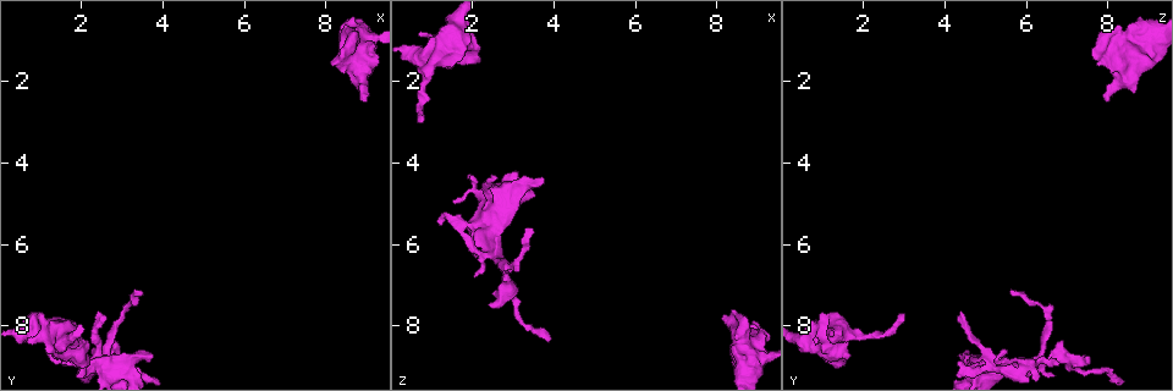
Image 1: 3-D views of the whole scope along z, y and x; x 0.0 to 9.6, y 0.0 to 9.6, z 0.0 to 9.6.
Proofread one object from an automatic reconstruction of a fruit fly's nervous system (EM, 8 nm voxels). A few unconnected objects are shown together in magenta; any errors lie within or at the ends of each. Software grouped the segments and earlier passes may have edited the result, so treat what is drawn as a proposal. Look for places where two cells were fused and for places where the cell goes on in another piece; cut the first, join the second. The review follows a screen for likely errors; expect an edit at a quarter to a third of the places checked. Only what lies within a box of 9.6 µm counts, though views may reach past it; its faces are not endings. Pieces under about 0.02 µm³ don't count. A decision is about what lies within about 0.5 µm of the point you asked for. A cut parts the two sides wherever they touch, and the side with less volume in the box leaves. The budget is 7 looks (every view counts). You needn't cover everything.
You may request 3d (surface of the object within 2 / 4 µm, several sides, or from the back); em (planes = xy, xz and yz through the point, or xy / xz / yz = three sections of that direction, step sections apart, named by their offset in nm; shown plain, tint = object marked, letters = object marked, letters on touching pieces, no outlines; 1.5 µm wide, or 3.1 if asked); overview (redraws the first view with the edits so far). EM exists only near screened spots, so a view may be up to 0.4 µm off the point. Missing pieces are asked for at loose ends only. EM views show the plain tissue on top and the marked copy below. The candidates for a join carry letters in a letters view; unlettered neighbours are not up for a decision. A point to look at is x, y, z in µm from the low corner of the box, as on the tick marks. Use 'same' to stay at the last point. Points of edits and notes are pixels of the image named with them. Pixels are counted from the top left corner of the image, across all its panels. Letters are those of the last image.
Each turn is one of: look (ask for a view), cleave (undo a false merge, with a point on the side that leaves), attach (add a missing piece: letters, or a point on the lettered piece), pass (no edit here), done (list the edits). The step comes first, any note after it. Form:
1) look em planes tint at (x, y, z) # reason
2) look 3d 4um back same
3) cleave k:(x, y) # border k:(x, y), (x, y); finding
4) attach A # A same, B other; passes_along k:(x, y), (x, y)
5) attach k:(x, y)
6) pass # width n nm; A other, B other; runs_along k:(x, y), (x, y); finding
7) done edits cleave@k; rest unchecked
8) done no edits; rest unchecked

look em planes letters at (0.65, 8.40, 0.80) # free end

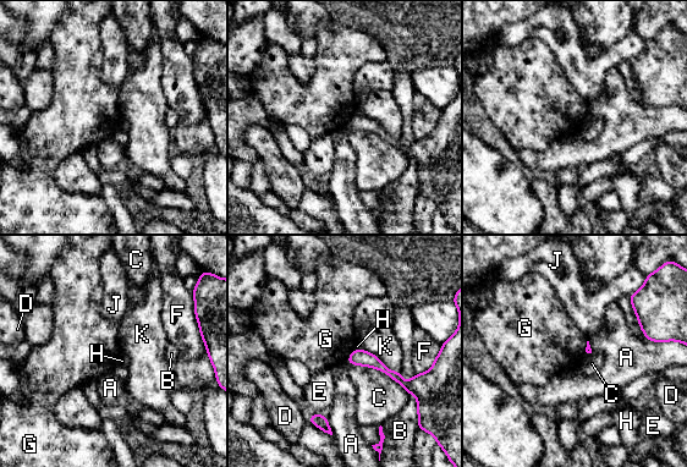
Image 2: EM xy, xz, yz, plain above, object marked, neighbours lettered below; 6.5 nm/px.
pass # longest_contact C 460 nm; A other, B other, C other, D other, E other, F other, G other, H other, J other, K other; none of them fits

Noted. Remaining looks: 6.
look em planes letters at (2.15, 8.90, 1.55) # stops while still wide

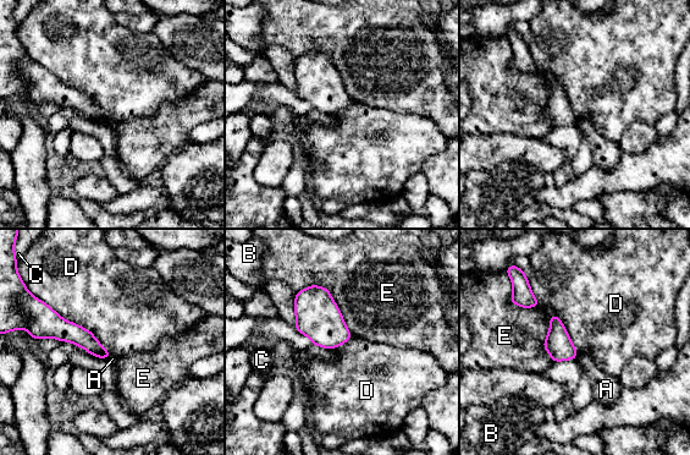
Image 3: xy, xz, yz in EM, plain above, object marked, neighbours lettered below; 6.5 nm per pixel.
pass # A other, B other, C other, D other, E other; border 3:(38, 297), (87, 328), (112, 355); none of them fits

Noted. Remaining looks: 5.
look em xy step 4 tint at (0.75, 7.65, 2.95)

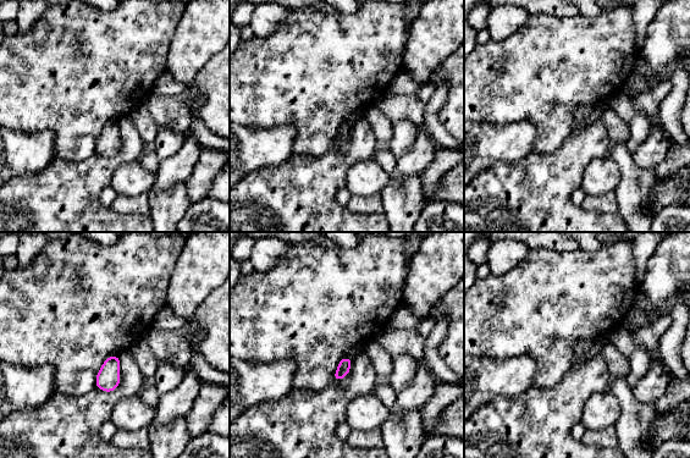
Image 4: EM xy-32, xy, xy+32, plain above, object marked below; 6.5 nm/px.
look em planes letters same # cut it another way

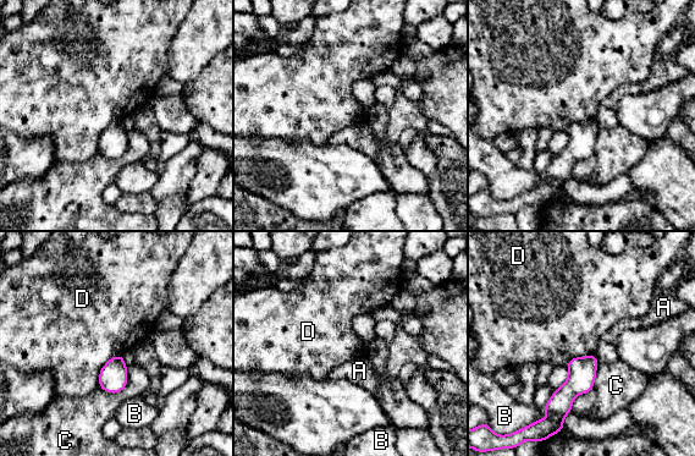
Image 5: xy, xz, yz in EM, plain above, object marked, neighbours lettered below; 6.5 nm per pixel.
pass # A other, B other, C other, D other; border 5:(121, 355), (101, 368), (98, 386); none of them fits

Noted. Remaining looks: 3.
done no edits; rest unchecked

